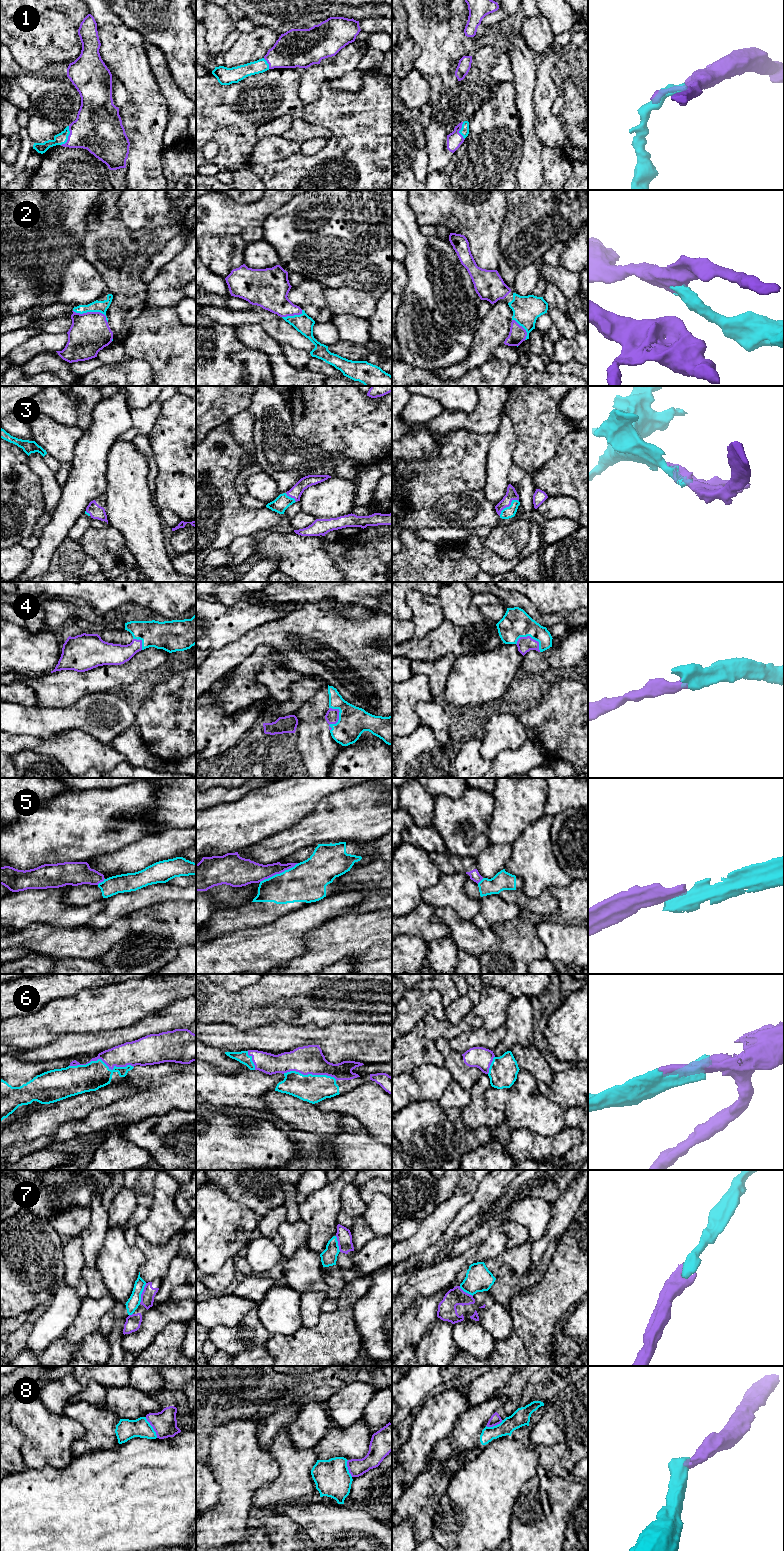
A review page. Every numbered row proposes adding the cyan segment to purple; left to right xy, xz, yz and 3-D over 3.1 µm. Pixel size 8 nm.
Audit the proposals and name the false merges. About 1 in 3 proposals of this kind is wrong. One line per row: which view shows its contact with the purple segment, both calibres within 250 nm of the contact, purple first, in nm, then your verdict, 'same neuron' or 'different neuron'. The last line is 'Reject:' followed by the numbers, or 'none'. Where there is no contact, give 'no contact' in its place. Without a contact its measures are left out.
1: xy | 380/90 nm | same neuron
2: xy | 320/100 nm | same neuron
3: yz | 90/90 nm | same neuron
4: xz | 110/240 nm | same neuron
5: xz | 180/320 nm | different neuron
6: xy | 190/220 nm | same neuron
7: xy | 110/100 nm | different neuron
8: xy | 200/170 nm | different neuron
Reject: 5, 7, 8

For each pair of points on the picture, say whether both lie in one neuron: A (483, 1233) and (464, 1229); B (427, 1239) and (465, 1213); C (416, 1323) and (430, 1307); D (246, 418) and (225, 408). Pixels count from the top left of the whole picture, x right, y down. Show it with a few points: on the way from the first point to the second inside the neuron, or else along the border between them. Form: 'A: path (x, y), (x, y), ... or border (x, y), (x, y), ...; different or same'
A: border (488, 1214), (486, 1220), (453, 1245); different
B: border (464, 1206), (435, 1243); different
C: path (418, 1319), (426, 1311); same
D: border (246, 408), (233, 415), (227, 421); different

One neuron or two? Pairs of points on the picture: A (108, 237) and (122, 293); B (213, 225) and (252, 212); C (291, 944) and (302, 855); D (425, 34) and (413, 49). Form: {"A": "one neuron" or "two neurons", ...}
{"A": "one neuron", "B": "one neuron", "C": "two neurons", "D": "two neurons"}

